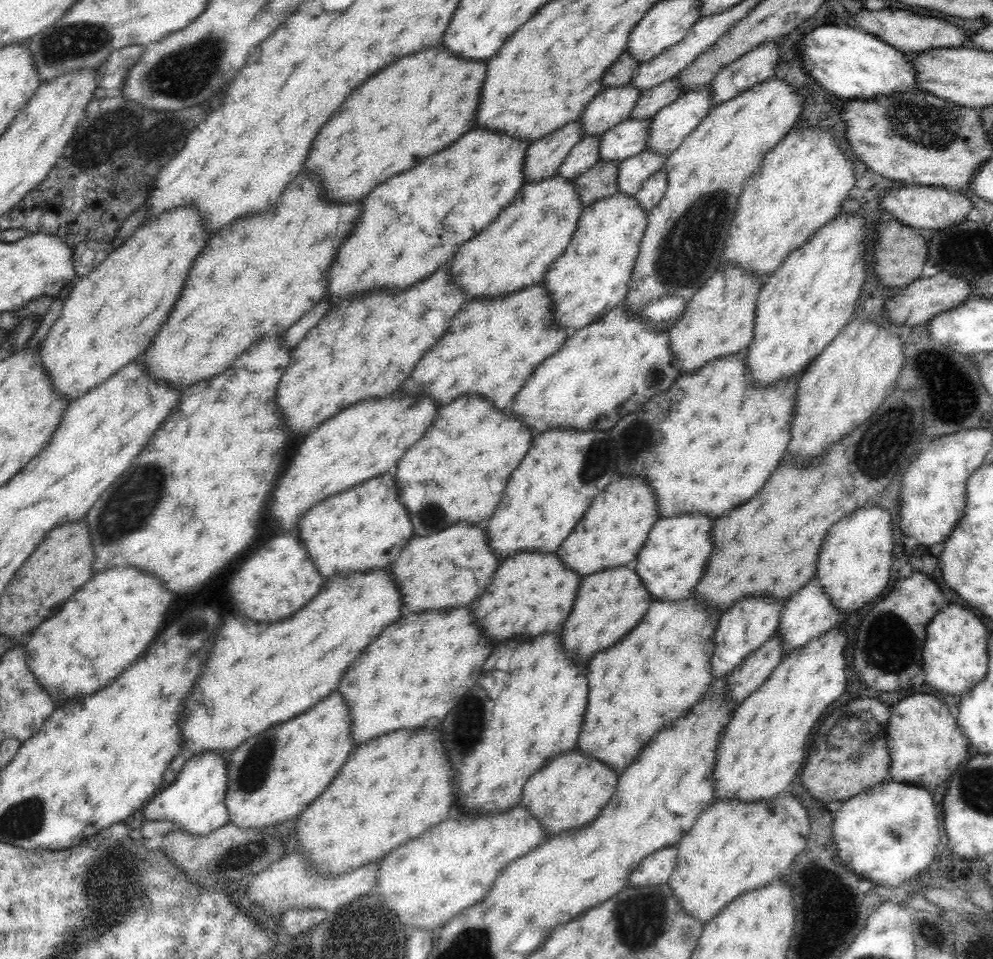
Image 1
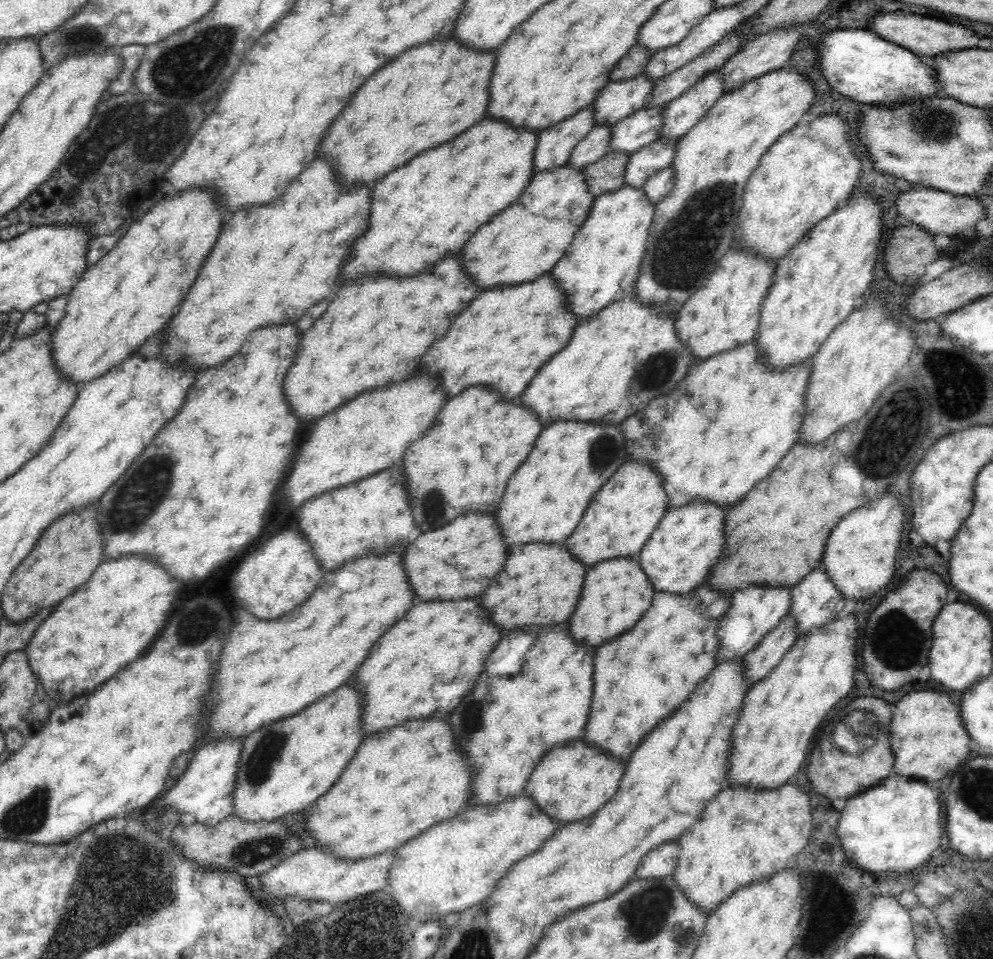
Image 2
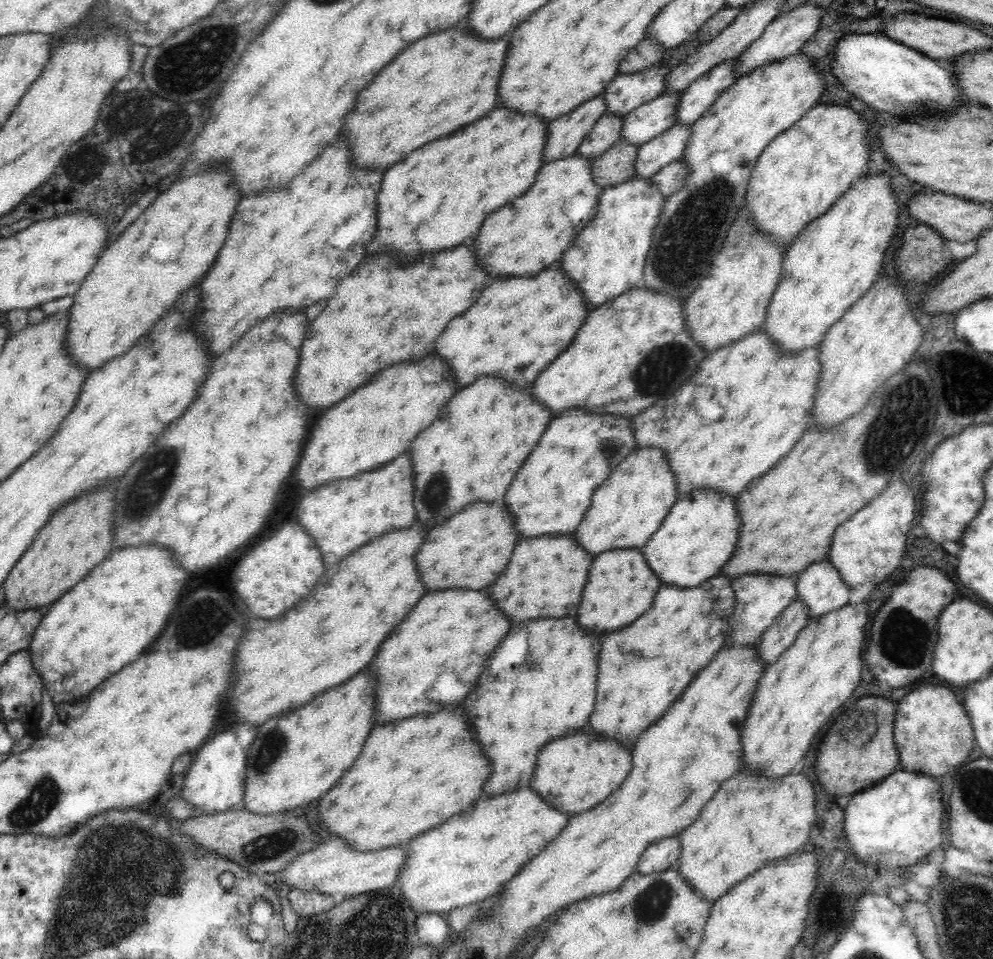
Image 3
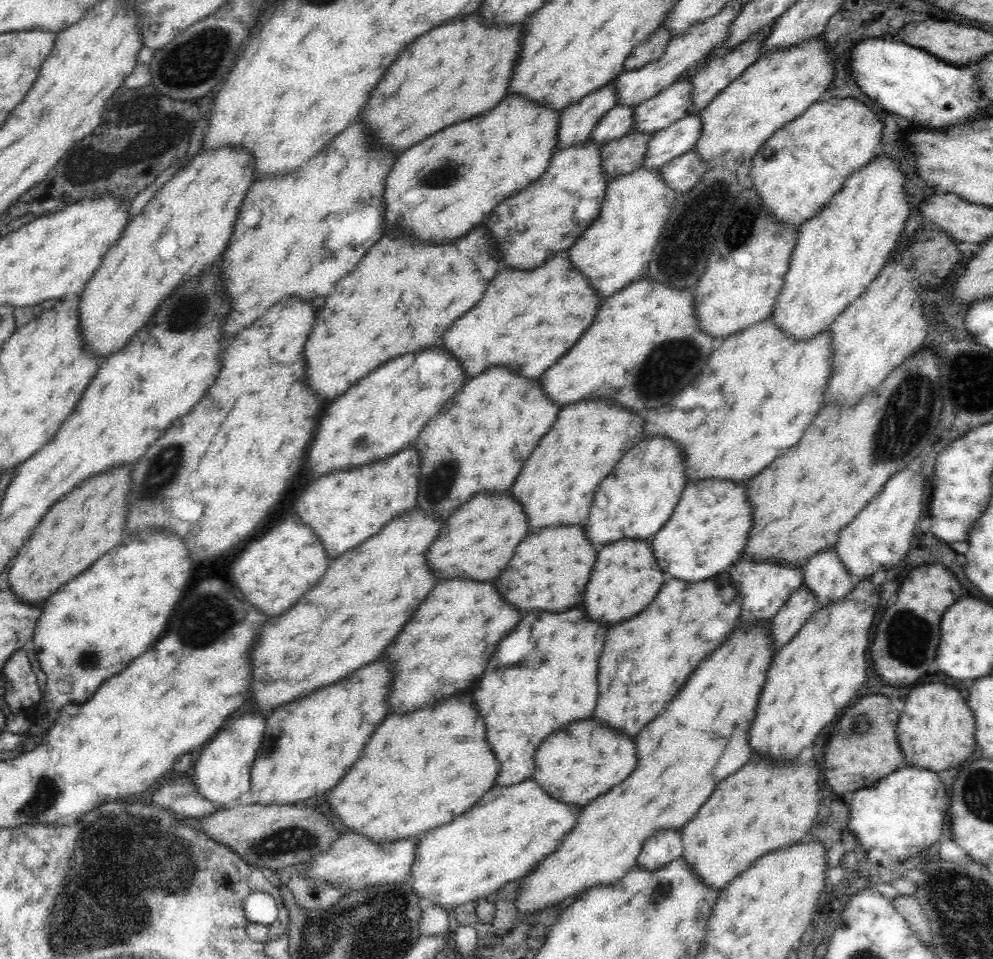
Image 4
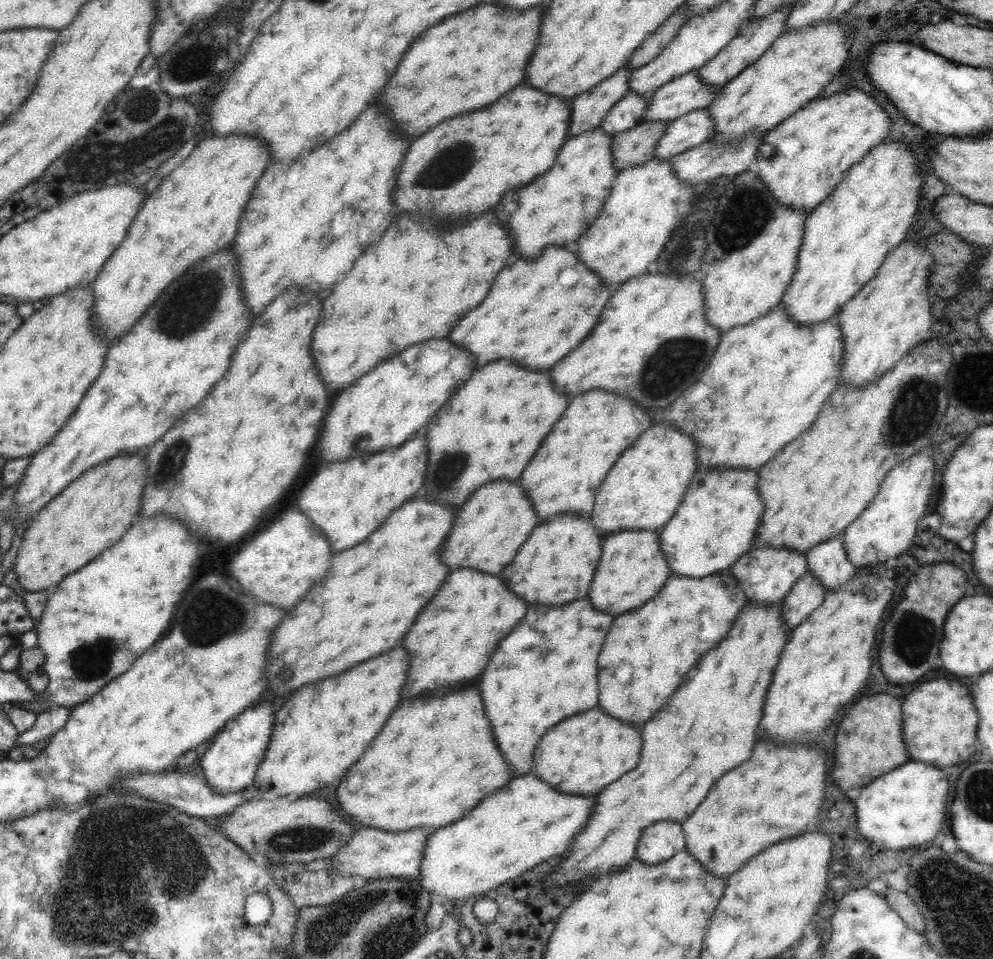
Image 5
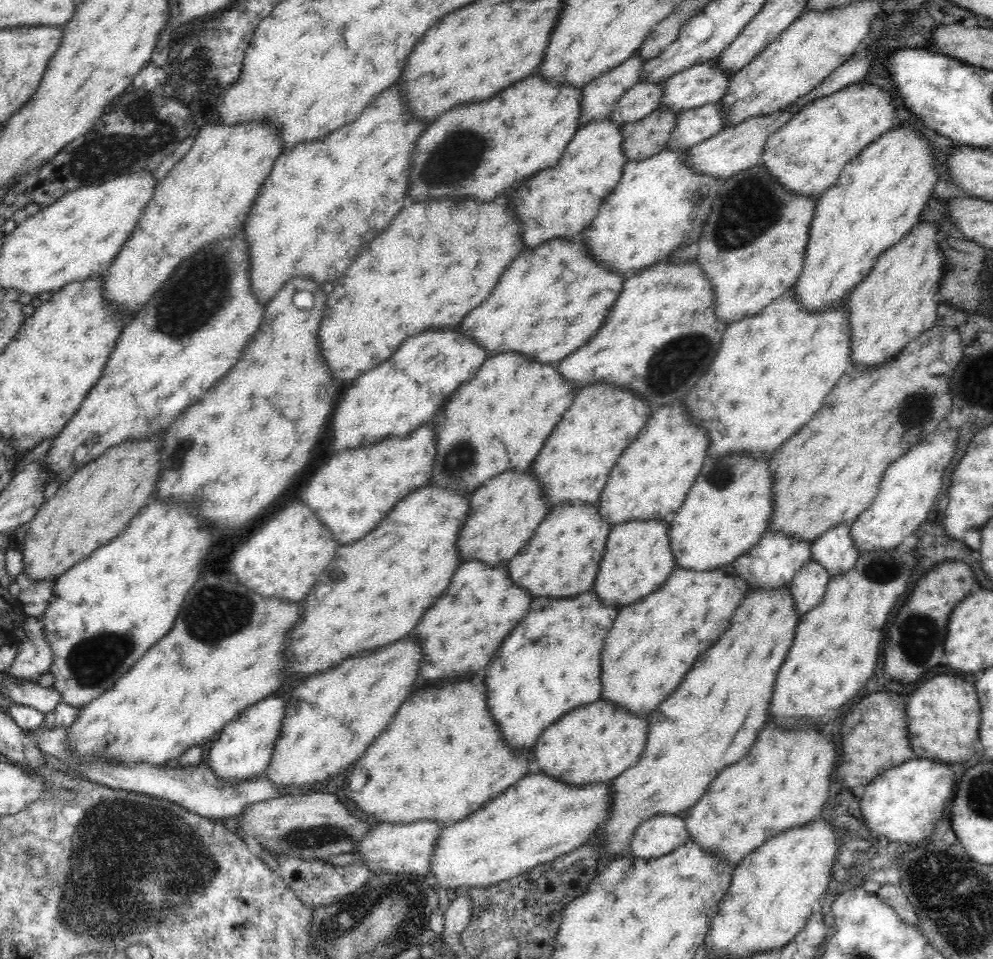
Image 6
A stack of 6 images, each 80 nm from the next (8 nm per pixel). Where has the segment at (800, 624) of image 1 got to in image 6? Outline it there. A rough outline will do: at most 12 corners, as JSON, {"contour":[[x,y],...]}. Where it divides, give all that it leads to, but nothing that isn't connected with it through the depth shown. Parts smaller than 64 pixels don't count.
{"contour":[[850,525],[828,529],[810,546],[830,579],[850,572],[858,551]]}

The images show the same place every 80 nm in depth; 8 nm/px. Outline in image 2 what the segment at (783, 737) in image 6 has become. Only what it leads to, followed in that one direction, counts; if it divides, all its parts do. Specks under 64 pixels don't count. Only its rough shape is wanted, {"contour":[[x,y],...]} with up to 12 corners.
{"contour":[[726,786],[677,842],[672,878],[708,918],[790,868],[804,789]]}

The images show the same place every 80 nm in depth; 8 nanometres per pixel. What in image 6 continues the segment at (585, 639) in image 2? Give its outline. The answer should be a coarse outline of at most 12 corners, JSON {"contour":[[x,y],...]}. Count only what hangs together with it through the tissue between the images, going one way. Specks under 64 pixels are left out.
{"contour":[[668,522],[615,524],[594,592],[628,606],[674,570]]}

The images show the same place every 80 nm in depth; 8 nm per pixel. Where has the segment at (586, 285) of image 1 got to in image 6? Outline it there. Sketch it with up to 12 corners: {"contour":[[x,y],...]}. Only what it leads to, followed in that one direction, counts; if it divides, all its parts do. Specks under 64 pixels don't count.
{"contour":[[686,151],[626,161],[582,232],[638,274],[699,240],[716,180]]}

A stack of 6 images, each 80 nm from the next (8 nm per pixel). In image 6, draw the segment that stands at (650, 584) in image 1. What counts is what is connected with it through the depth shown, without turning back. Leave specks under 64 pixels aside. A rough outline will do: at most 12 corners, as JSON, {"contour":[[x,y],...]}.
{"contour":[[768,458],[704,459],[668,523],[680,568],[708,572],[768,526]]}

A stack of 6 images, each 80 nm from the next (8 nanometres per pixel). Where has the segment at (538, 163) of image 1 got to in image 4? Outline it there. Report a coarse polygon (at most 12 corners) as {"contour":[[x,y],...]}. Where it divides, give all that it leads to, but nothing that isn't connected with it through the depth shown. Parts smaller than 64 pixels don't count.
{"contour":[[614,85],[560,114],[556,151],[584,143],[616,106]]}

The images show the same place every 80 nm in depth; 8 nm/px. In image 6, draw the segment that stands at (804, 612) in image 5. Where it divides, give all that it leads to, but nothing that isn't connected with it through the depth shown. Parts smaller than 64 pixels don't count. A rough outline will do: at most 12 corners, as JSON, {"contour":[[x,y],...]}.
{"contour":[[810,560],[790,592],[798,616],[820,604],[830,578]]}

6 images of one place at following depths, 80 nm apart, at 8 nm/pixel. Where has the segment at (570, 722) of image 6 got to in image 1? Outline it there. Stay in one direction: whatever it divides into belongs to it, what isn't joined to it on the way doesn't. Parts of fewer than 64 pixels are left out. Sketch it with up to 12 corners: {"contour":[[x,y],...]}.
{"contour":[[578,752],[524,786],[544,840],[596,820],[618,776]]}

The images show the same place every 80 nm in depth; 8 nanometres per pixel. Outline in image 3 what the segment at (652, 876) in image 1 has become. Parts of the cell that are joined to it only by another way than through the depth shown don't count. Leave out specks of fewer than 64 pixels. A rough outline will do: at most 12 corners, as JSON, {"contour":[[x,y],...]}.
{"contour":[[678,837],[652,844],[636,873],[650,876],[676,870]]}

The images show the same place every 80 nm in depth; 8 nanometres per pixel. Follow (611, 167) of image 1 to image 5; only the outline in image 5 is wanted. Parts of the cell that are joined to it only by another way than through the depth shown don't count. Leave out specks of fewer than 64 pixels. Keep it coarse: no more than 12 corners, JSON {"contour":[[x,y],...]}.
{"contour":[[666,121],[640,122],[610,142],[614,171],[652,160]]}

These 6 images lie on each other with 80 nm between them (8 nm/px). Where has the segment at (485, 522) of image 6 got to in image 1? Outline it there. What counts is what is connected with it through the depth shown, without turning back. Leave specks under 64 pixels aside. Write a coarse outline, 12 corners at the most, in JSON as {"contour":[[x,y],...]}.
{"contour":[[462,522],[412,538],[390,568],[402,616],[468,606],[498,566]]}

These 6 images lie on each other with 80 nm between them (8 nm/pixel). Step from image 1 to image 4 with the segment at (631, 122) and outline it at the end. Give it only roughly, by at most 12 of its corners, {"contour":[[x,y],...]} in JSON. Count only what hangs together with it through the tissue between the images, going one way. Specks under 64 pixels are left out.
{"contour":[[675,81],[632,110],[630,132],[652,136],[686,116],[690,81]]}

